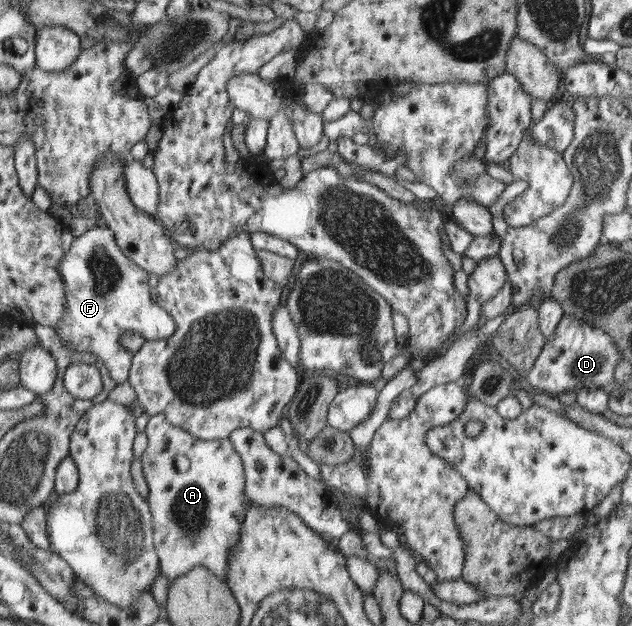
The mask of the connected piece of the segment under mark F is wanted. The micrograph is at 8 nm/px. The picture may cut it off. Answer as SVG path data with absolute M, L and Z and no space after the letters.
M103 223L75 237L73 246L69 247L63 259L60 272L65 282L66 309L60 323L53 328L66 348L78 353L90 352L94 357L106 363L114 380L123 383L128 379L128 369L131 367L130 365L116 365L116 353L120 353L118 351L120 335L128 329L136 329L146 340L170 337L176 329L173 316L165 308L152 301L150 287L148 287L148 273L145 268L134 263L121 250L114 232Z

